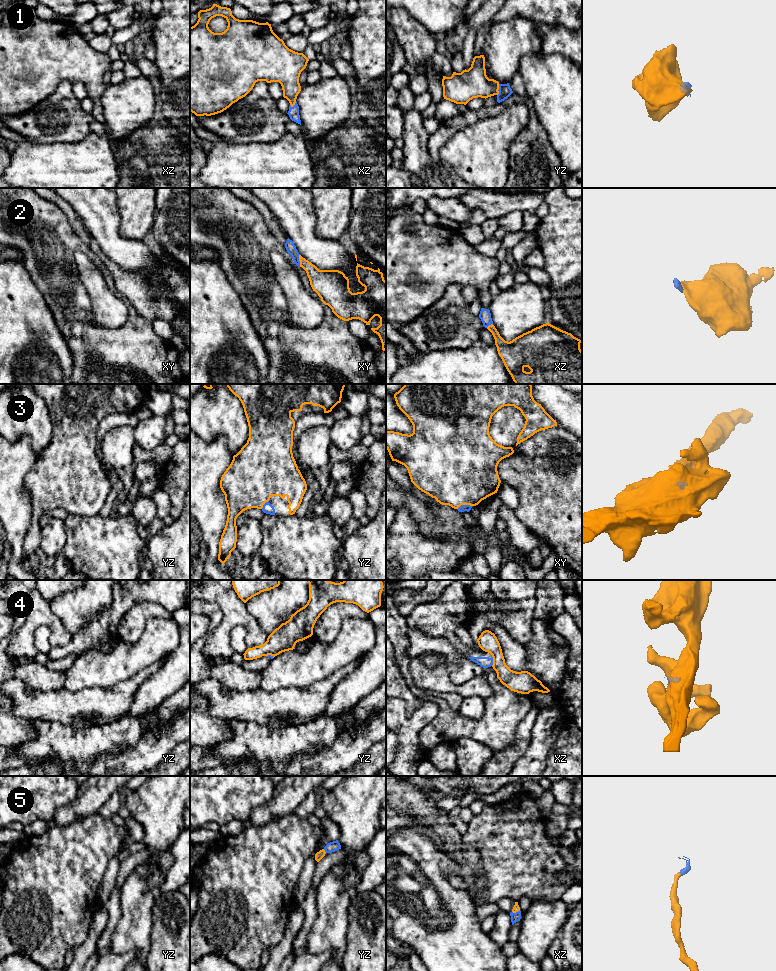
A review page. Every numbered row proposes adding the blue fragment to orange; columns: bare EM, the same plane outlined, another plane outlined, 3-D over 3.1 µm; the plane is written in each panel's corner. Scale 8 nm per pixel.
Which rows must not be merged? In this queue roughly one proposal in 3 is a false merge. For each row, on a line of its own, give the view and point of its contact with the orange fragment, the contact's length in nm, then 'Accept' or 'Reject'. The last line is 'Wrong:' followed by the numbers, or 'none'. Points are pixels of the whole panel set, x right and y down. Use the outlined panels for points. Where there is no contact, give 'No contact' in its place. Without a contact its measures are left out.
1: Touches orange at yz (498, 89). Shared border 100 nm. Accept
2: Touches orange at xy (299, 260). Shared border 100 nm. Accept
3: Touches orange at xy (464, 504). Shared border 130 nm. Accept
4: Touches orange at xz (493, 661). Shared border 80 nm. Reject
5: Touches orange at yz (324, 851). Shared border 40 nm. Accept
Wrong: 4

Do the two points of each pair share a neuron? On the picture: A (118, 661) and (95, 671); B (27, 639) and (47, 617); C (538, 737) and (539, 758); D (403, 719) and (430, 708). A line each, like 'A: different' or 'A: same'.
A: same
B: same
C: same
D: same

